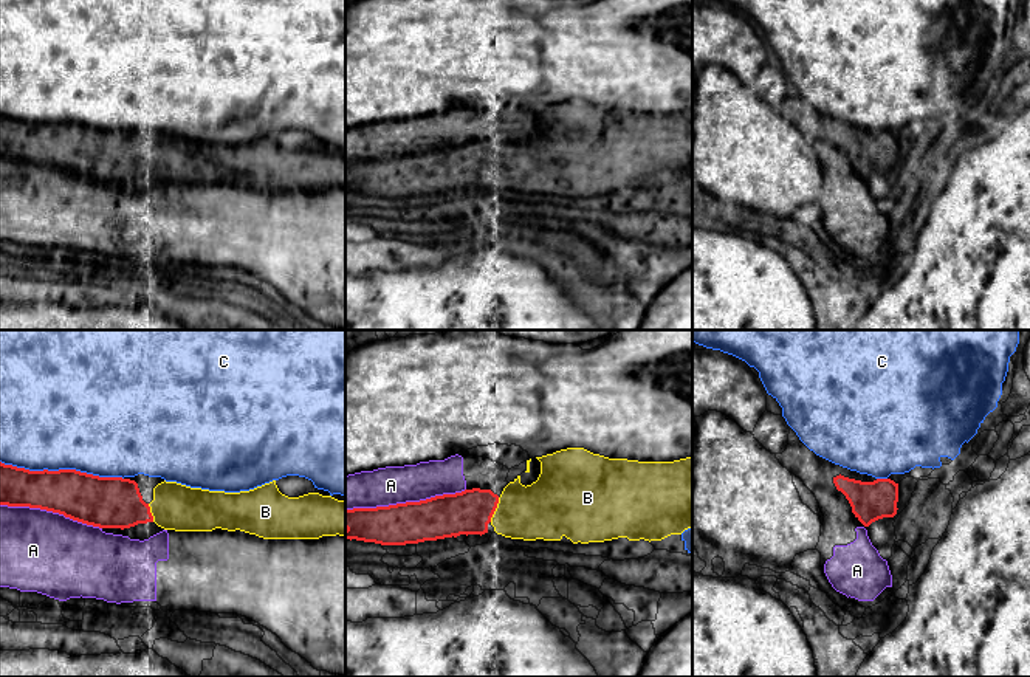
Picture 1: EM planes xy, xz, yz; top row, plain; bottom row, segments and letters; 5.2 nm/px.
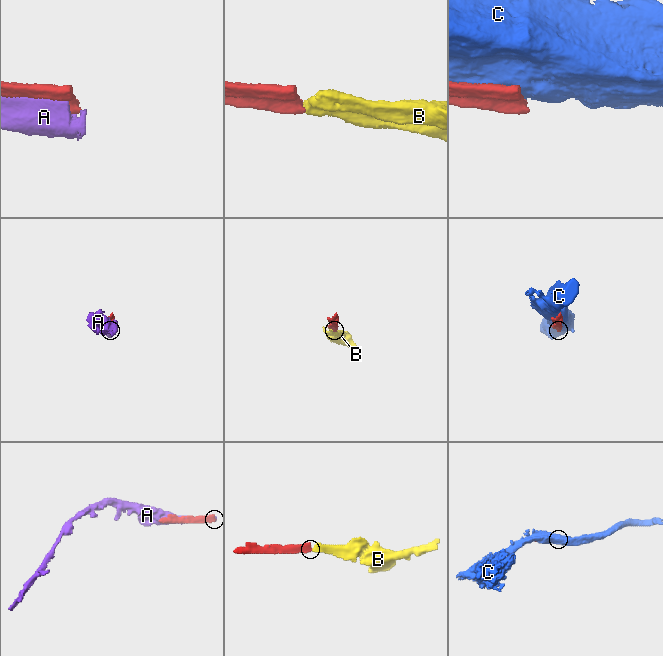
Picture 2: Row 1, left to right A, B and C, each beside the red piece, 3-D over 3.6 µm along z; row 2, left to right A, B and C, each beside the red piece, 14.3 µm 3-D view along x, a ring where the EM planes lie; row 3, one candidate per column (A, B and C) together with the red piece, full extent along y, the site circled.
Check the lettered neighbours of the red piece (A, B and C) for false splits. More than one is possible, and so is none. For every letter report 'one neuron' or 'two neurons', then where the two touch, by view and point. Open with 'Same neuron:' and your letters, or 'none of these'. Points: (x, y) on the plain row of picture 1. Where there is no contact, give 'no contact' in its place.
Same neuron: B
A: two neurons; contact xz (406, 155)
B: one neuron; contact xz (494, 163)
C: two neurons; contact xy (62, 123)

